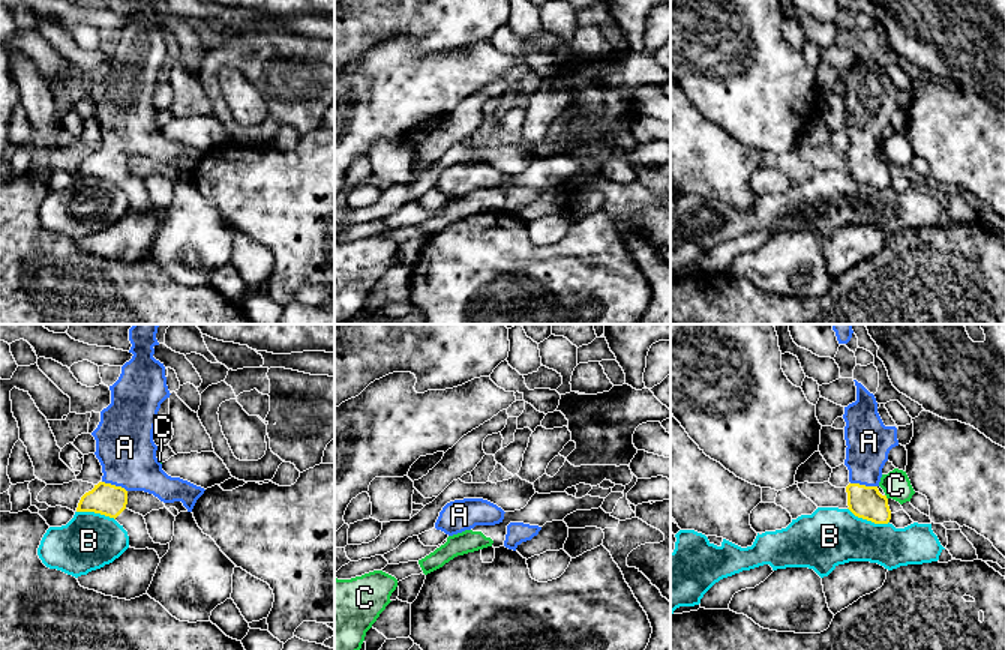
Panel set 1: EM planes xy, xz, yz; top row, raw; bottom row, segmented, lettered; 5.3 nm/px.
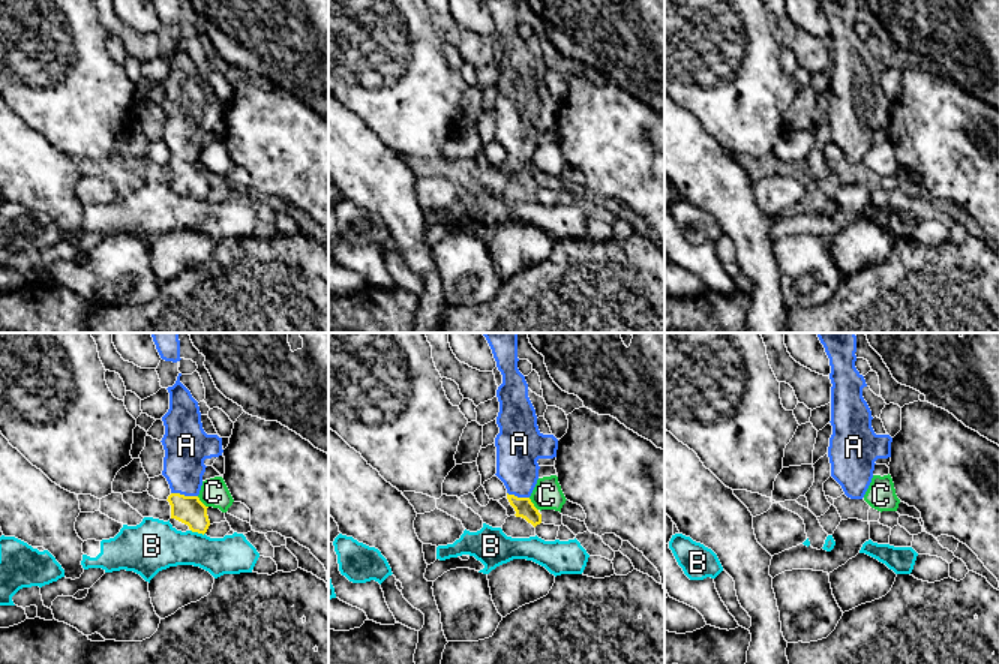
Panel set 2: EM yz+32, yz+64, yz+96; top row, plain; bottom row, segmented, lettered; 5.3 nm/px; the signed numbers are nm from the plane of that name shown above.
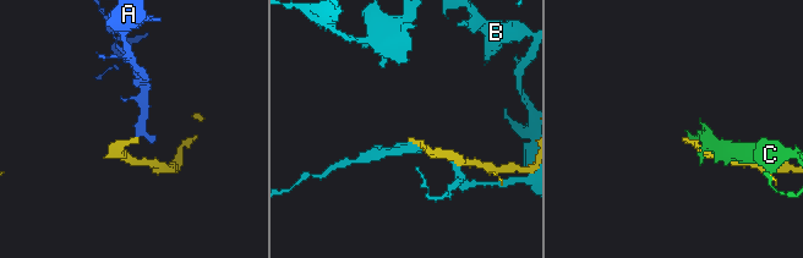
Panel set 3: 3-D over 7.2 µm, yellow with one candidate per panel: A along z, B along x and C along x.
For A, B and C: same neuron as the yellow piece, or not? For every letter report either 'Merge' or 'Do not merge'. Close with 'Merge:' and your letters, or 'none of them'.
A: Merge
B: Do not merge
C: Do not merge
Merge: A

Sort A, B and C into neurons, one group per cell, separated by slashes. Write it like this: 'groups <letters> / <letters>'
groups A / B / C

